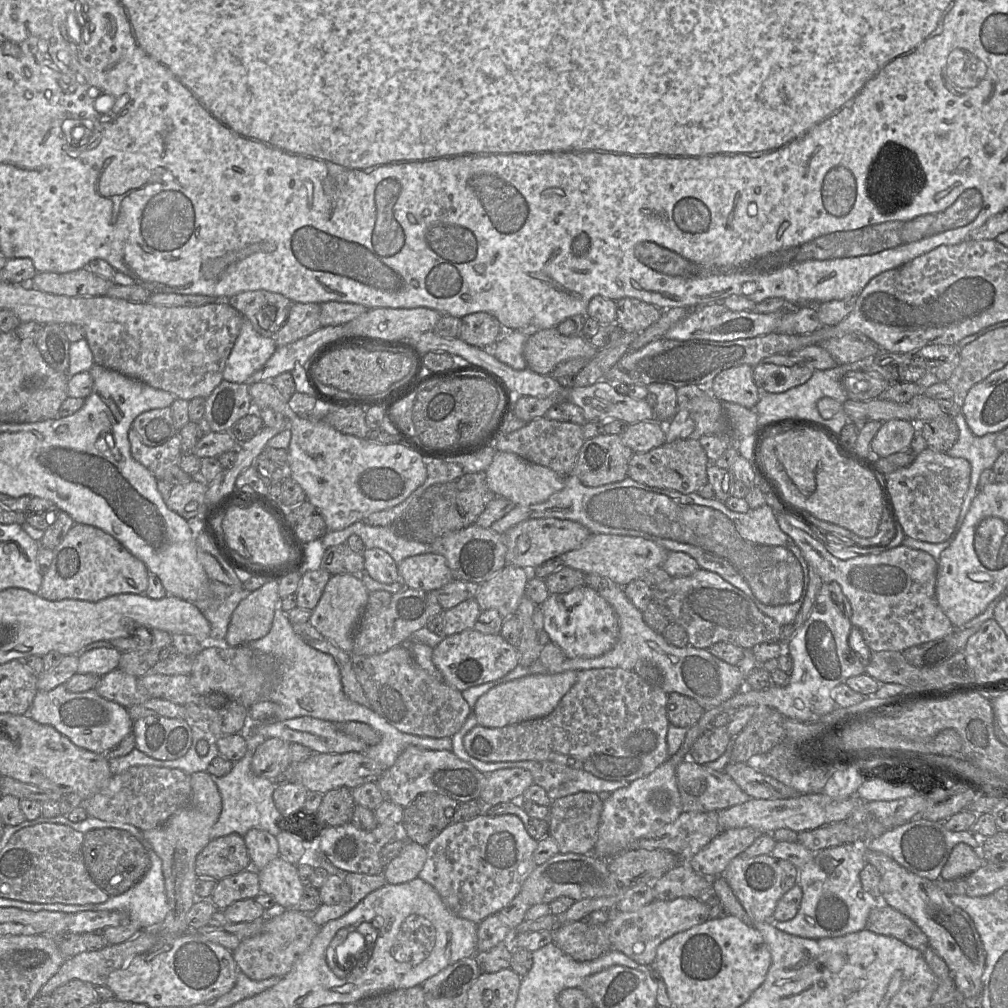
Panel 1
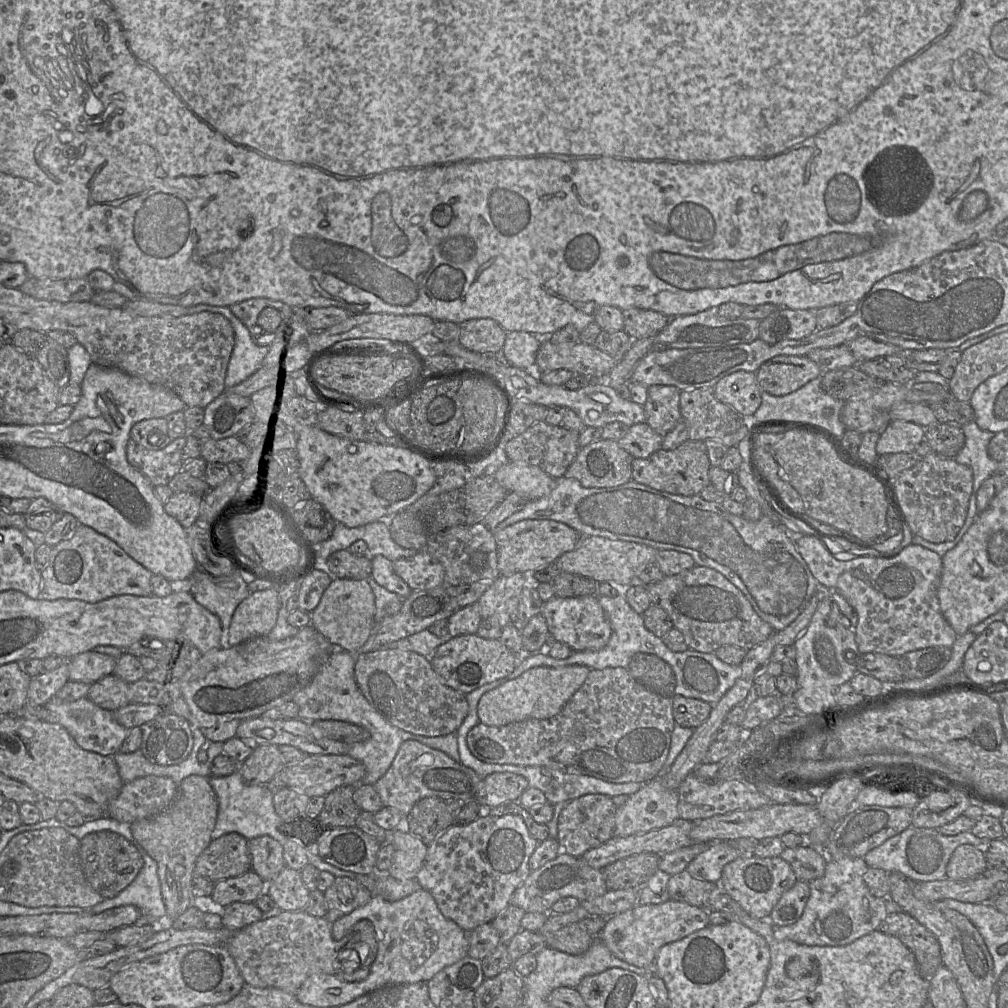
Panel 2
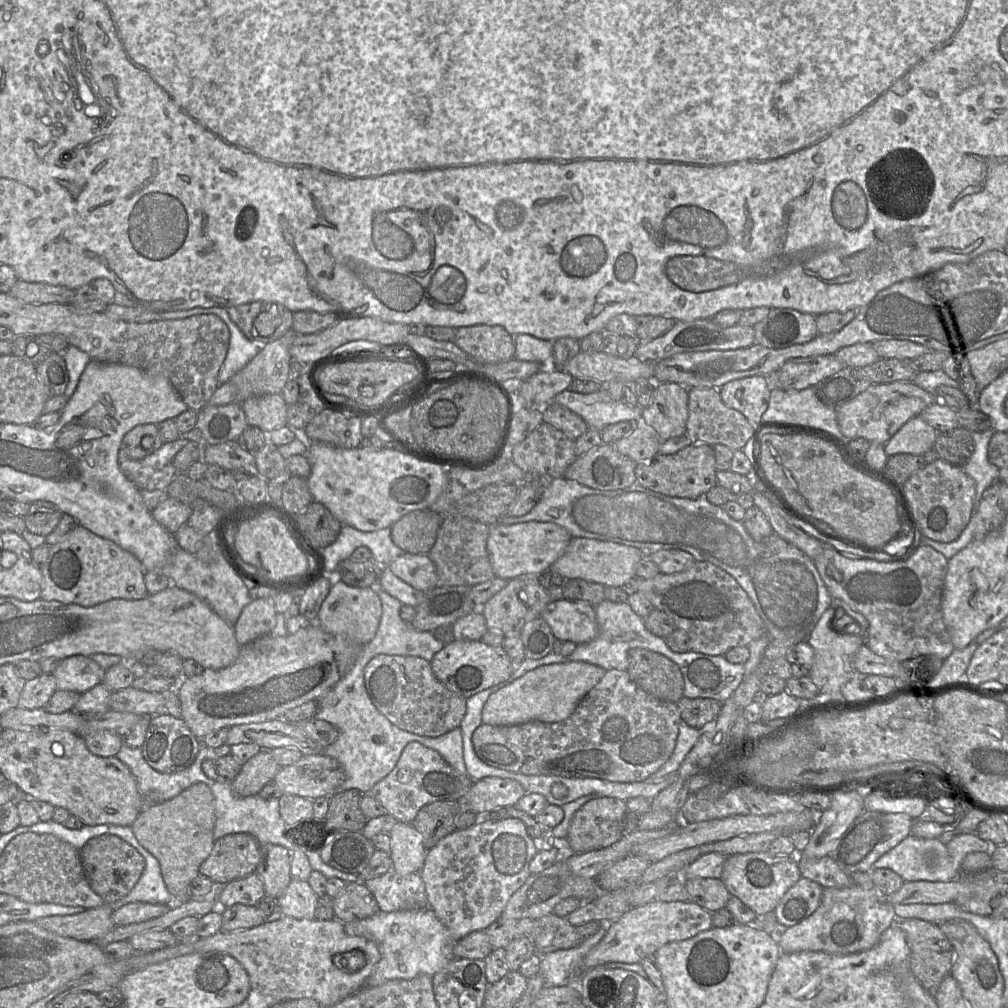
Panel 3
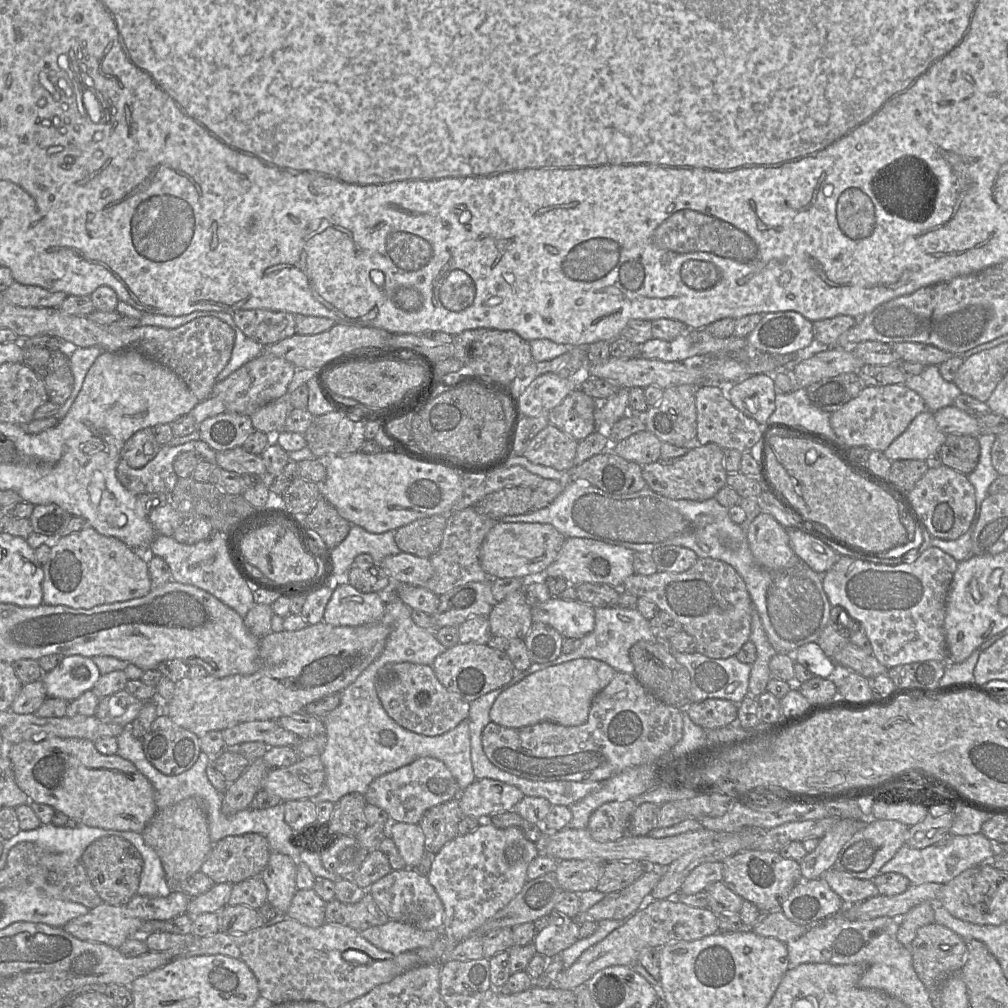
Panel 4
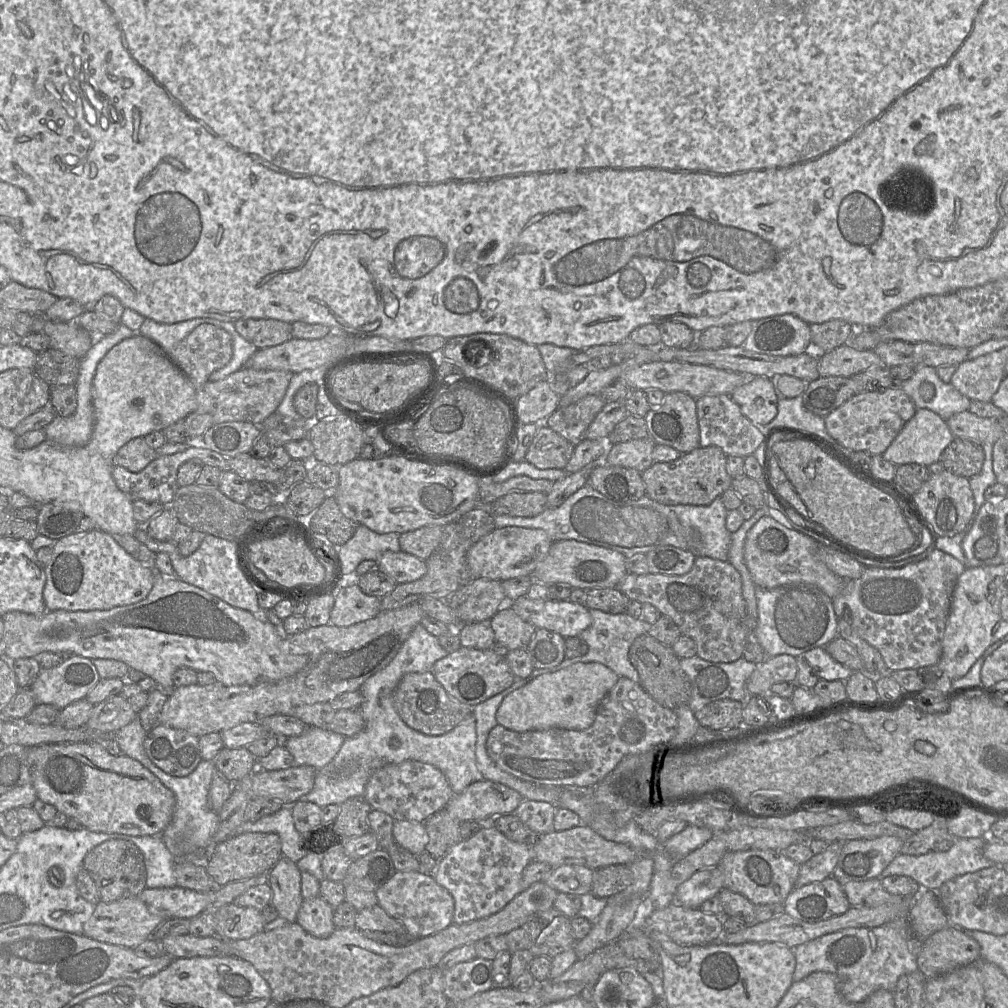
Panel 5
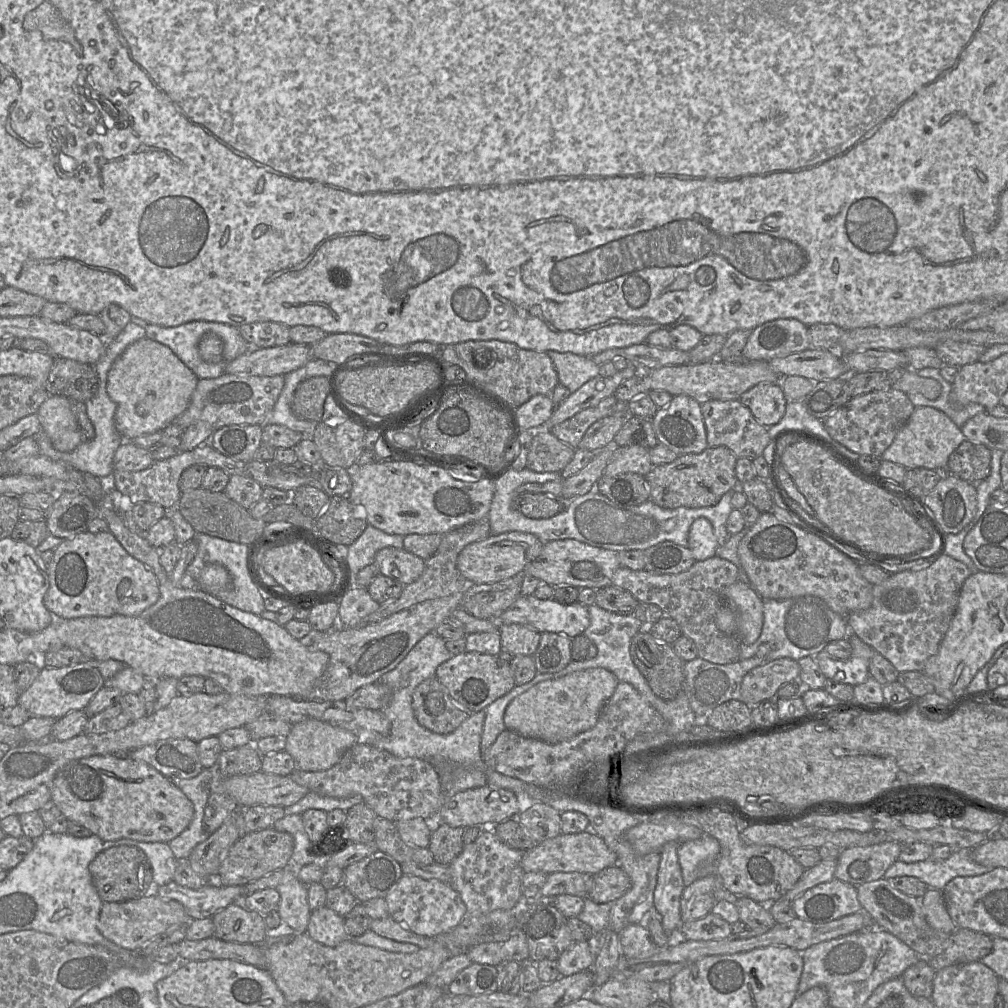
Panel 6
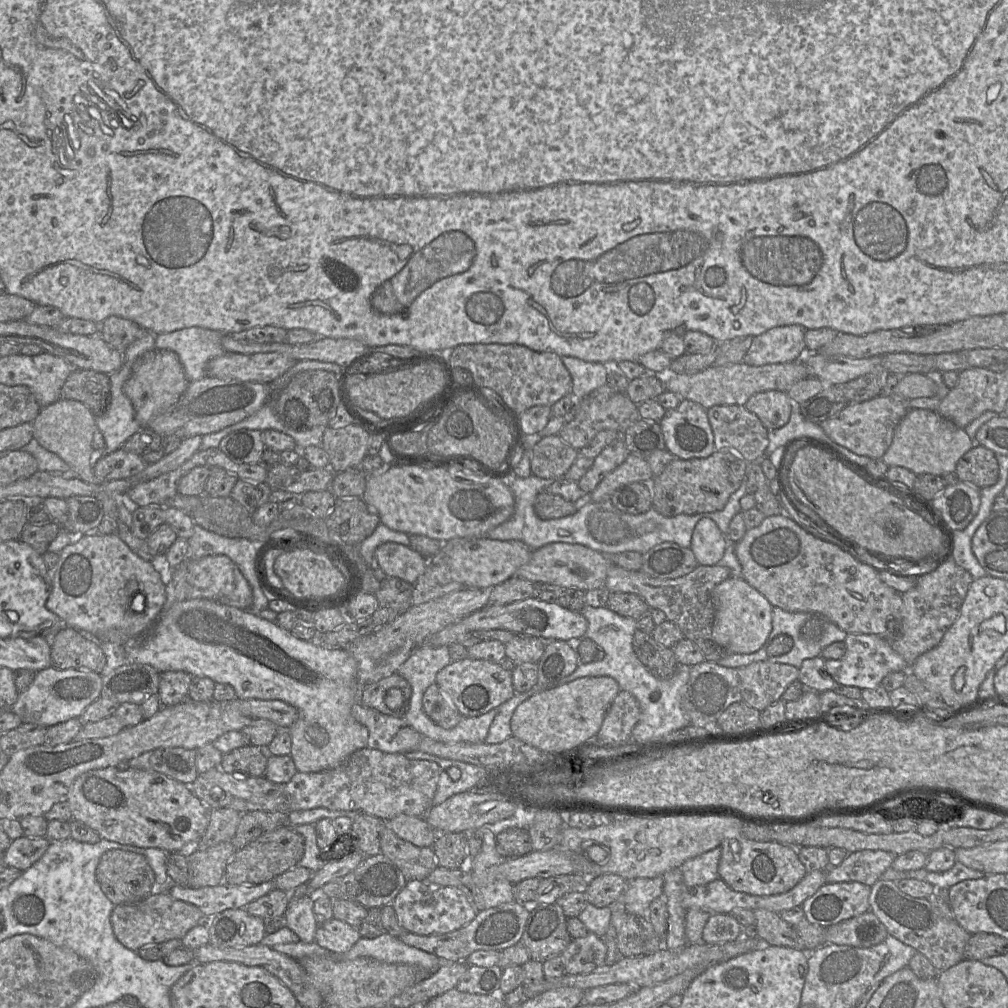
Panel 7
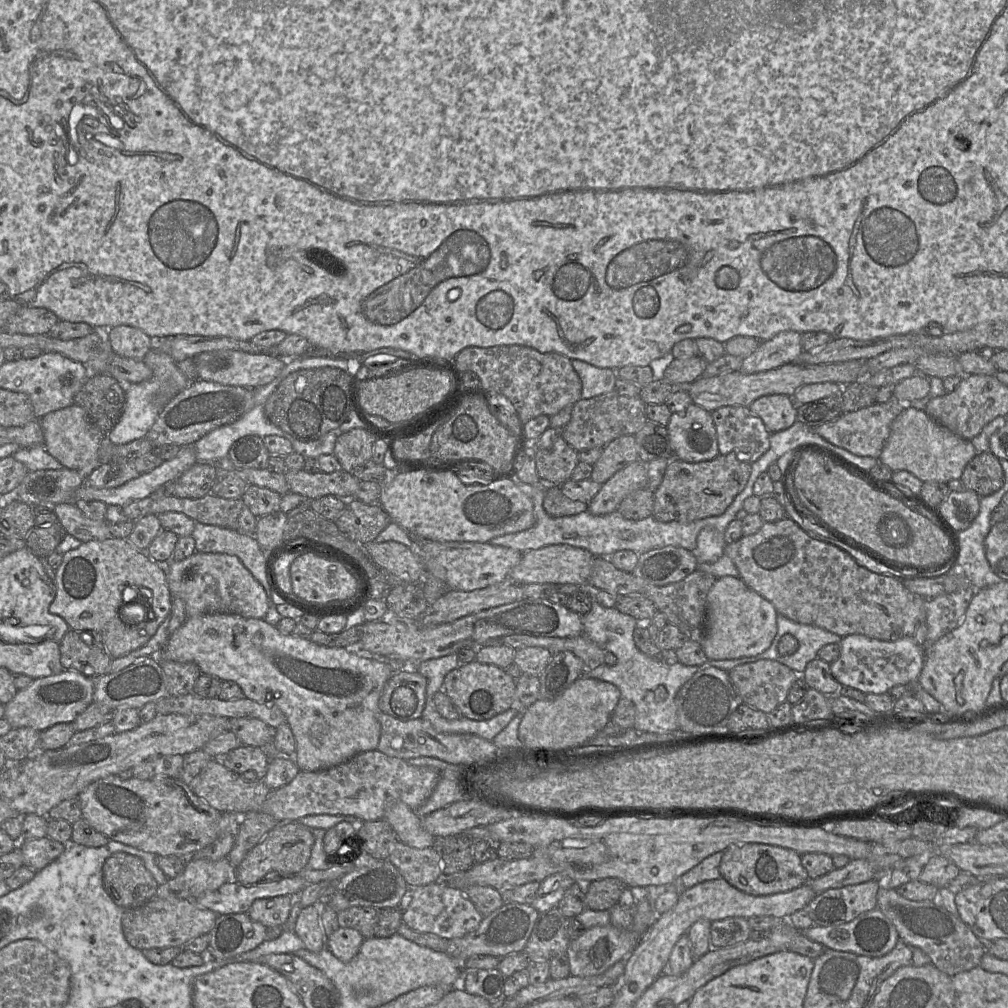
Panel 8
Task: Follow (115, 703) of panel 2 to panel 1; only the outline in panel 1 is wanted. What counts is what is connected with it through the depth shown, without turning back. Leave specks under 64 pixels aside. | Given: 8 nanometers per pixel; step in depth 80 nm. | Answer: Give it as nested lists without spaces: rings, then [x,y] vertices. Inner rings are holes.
[[[117,668],[101,677],[95,687],[97,693],[125,708],[141,704],[149,699],[140,692],[138,678]]]

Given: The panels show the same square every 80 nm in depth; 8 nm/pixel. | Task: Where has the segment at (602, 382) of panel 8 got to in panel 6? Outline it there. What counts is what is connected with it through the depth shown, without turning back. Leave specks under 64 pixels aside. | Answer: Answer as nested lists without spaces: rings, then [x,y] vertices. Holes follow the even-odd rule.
[[[552,350],[546,353],[554,364],[559,383],[567,387],[571,393],[599,375],[599,365],[589,357],[571,352],[560,353]]]

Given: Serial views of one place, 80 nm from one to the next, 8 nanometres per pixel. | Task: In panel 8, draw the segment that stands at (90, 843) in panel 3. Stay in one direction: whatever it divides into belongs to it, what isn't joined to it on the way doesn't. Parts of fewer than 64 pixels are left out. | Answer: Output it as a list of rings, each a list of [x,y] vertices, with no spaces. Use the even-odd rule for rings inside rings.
[[[116,852],[105,860],[102,872],[107,894],[124,909],[140,907],[156,896],[159,884],[137,856]]]

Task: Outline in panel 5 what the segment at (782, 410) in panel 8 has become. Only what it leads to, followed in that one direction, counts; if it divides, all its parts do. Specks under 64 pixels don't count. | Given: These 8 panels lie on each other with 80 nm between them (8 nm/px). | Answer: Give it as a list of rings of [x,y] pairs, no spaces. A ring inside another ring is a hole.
[[[755,376],[736,388],[730,397],[750,421],[765,428],[776,417],[781,396],[776,390],[774,379]]]

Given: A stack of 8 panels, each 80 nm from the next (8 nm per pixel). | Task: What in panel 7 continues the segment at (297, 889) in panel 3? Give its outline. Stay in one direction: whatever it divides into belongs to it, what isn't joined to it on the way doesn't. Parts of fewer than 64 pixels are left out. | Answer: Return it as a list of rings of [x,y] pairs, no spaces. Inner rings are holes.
[[[333,917],[318,925],[314,941],[332,953],[344,953],[349,951],[360,937],[356,928]]]

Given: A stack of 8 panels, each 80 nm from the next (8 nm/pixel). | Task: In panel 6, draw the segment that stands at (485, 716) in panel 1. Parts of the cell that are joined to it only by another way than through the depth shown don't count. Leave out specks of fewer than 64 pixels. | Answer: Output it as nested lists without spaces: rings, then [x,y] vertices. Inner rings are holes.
[[[601,667],[543,680],[510,702],[503,717],[505,727],[521,736],[547,743],[564,741],[596,725],[603,706],[619,682],[611,671]]]

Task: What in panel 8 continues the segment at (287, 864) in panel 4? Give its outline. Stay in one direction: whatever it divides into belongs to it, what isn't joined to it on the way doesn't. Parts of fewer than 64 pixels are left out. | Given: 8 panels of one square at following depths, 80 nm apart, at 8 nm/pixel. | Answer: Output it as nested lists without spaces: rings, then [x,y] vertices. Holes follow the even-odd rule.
[[[319,901],[301,909],[294,931],[303,941],[308,951],[316,953],[324,948],[324,937],[319,915]]]

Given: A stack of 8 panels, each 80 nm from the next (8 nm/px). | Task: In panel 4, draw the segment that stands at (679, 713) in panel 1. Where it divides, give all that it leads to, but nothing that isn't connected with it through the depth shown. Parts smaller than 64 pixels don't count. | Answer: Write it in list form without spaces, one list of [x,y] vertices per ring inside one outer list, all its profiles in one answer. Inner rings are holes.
[[[710,698],[689,704],[685,712],[696,725],[712,730],[736,723],[738,704],[726,699]]]

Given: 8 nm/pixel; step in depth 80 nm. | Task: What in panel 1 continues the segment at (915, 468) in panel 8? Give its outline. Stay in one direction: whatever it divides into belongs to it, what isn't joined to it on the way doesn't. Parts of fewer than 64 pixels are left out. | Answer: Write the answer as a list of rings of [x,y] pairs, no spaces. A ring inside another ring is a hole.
[[[911,420],[884,421],[871,441],[871,454],[883,457],[906,450],[918,429],[919,425]]]

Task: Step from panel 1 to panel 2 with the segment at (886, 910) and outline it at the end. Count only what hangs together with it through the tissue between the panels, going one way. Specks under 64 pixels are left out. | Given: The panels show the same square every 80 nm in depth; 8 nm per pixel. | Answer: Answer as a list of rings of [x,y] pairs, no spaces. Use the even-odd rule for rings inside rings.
[[[906,912],[888,914],[877,930],[895,936],[913,953],[924,979],[930,981],[937,969],[943,965],[937,938]]]

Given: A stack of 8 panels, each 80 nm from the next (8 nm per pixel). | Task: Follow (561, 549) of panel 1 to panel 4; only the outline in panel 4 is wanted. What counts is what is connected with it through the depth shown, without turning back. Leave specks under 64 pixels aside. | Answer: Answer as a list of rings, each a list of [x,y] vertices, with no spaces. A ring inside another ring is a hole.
[[[496,521],[481,545],[480,563],[489,578],[537,578],[556,559],[565,539],[551,524]]]

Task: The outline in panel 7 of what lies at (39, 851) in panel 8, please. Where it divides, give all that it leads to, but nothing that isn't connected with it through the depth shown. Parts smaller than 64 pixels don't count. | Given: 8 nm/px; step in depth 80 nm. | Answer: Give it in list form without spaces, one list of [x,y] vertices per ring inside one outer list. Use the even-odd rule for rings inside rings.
[[[23,835],[11,841],[3,853],[4,862],[7,867],[14,867],[21,871],[27,870],[44,855],[50,843],[47,836],[30,838]]]

